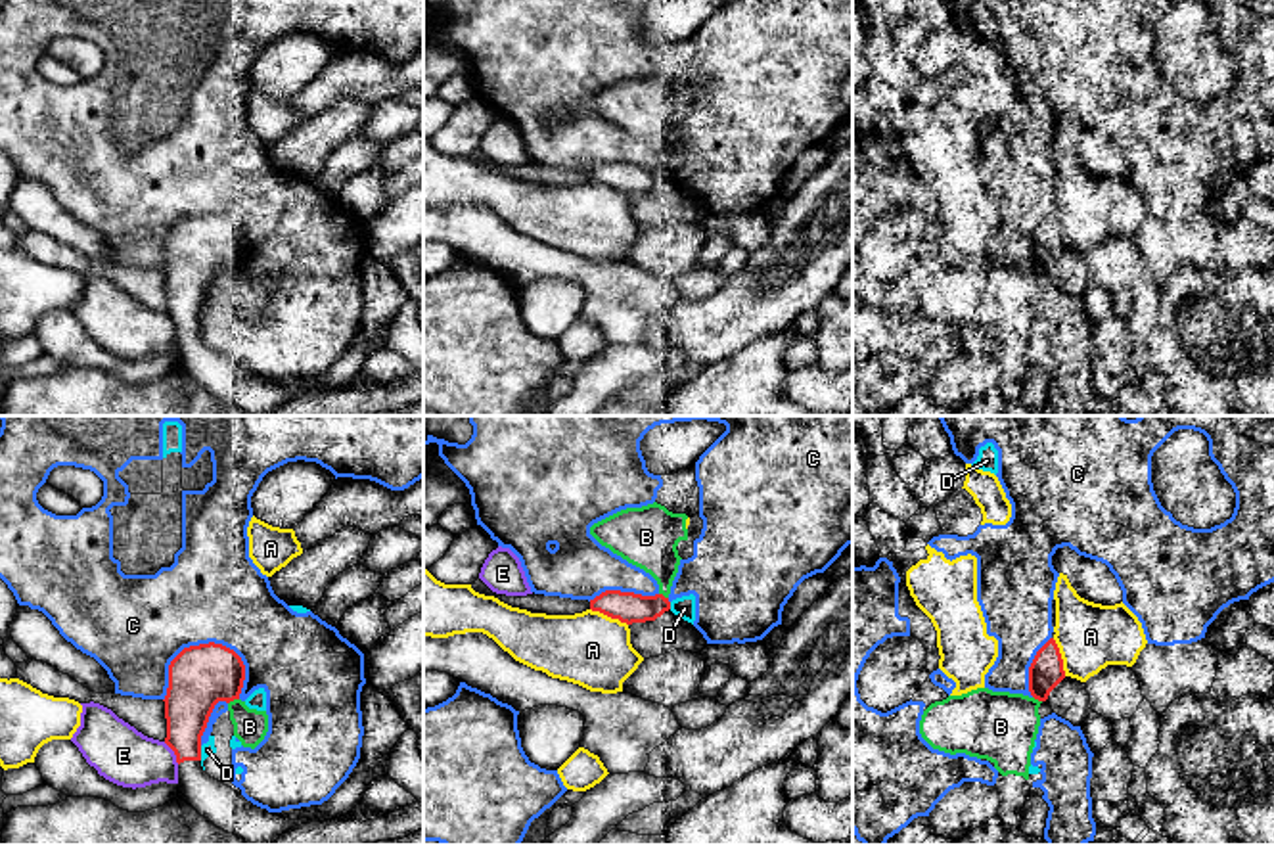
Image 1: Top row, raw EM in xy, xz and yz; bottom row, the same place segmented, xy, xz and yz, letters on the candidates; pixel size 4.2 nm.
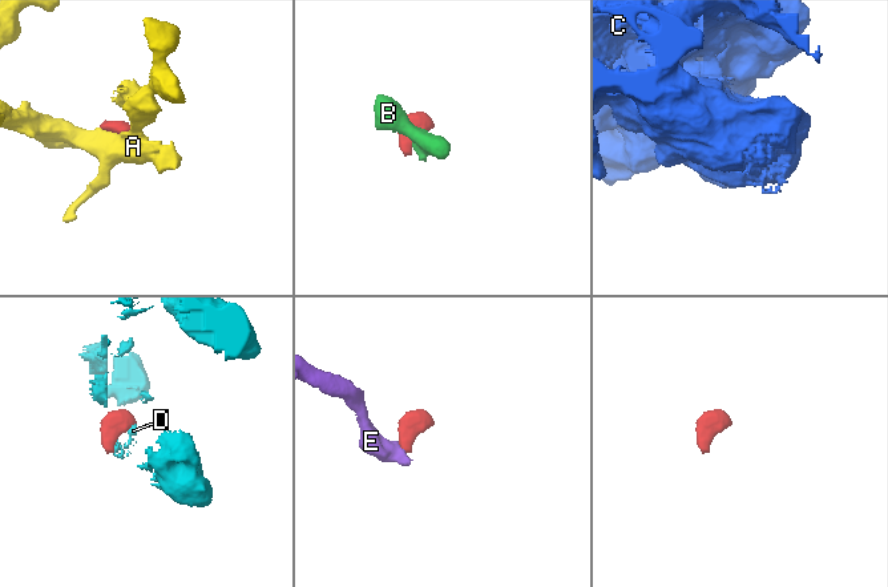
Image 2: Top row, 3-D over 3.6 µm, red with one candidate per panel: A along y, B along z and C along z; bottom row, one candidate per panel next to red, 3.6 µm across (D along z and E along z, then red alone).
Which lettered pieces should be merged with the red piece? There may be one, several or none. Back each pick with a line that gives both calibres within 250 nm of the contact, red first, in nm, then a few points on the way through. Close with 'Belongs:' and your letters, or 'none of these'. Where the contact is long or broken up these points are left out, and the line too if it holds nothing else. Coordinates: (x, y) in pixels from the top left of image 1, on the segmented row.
Belongs: none of these

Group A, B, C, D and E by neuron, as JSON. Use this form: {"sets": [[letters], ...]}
{"sets": [["A"], ["B", "E"], ["C", "D"]]}

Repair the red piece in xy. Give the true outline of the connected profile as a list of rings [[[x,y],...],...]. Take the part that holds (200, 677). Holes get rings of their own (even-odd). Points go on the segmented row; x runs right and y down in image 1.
[[[215,642],[184,648],[169,665],[165,743],[176,755],[182,801],[247,845],[272,845],[284,832],[316,820],[272,814],[201,766],[201,736],[209,717],[218,701],[239,699],[243,680],[245,665],[234,650]]]

